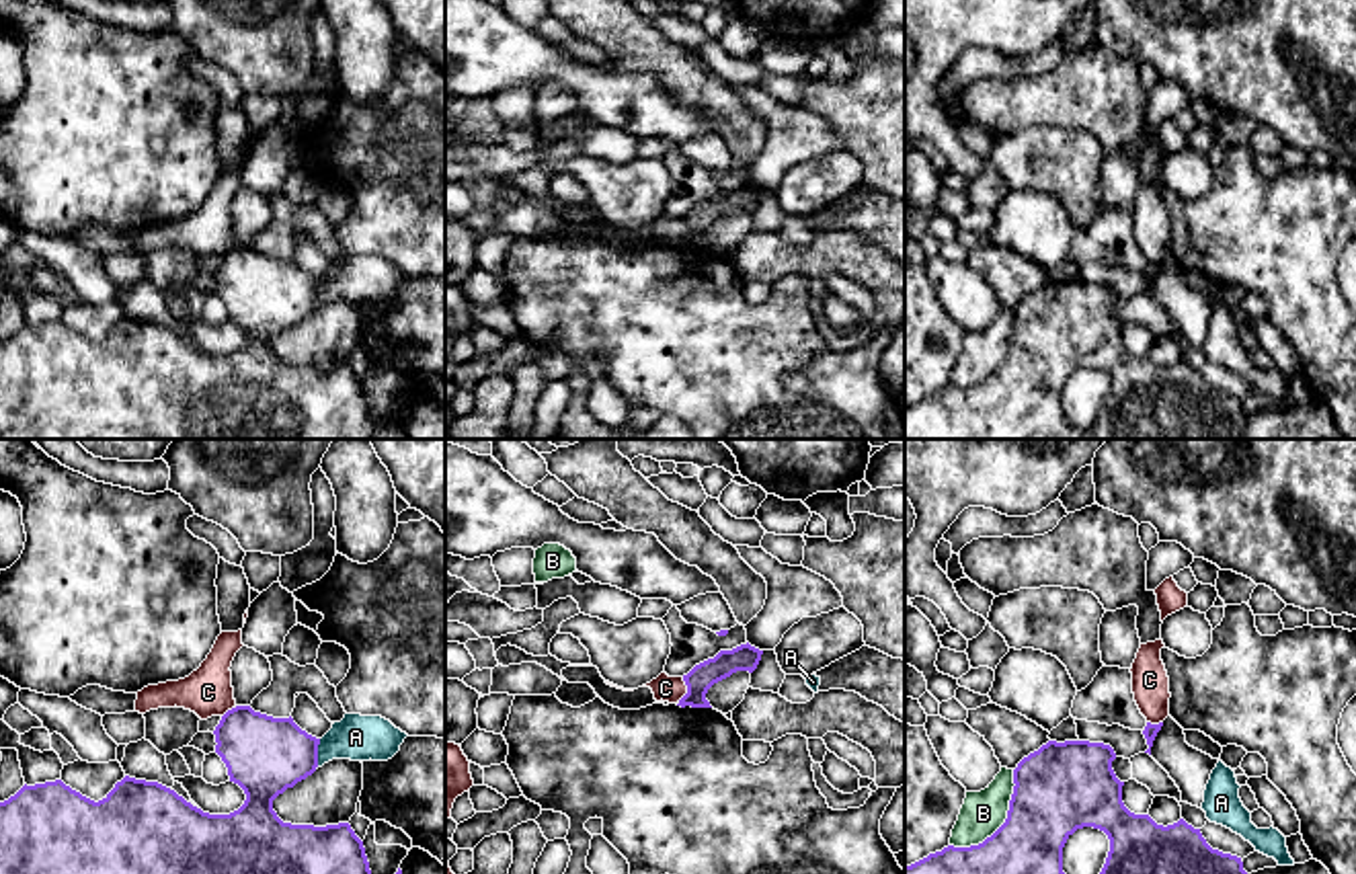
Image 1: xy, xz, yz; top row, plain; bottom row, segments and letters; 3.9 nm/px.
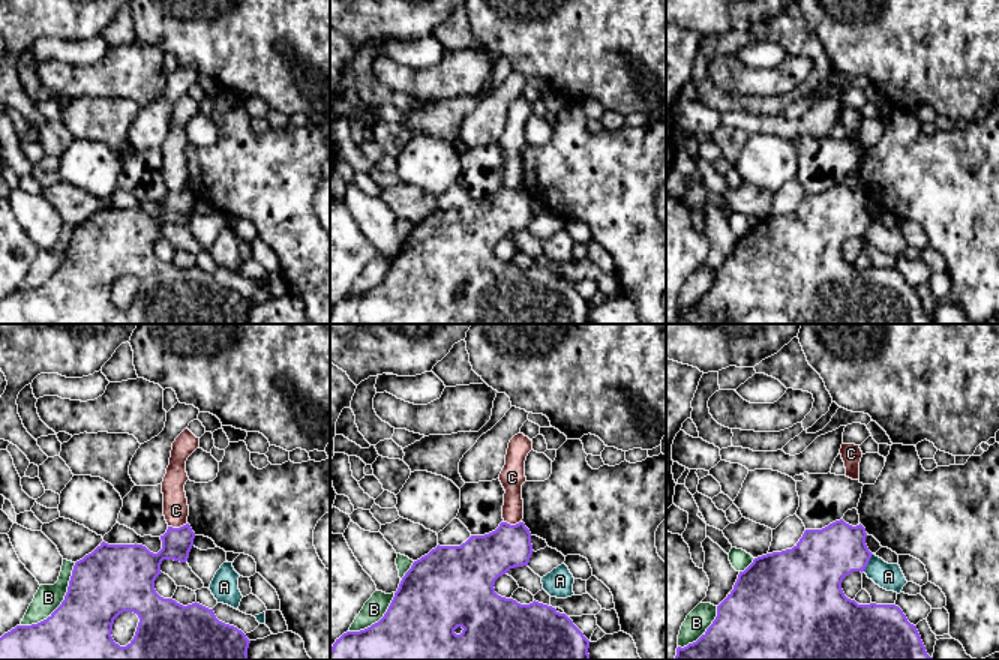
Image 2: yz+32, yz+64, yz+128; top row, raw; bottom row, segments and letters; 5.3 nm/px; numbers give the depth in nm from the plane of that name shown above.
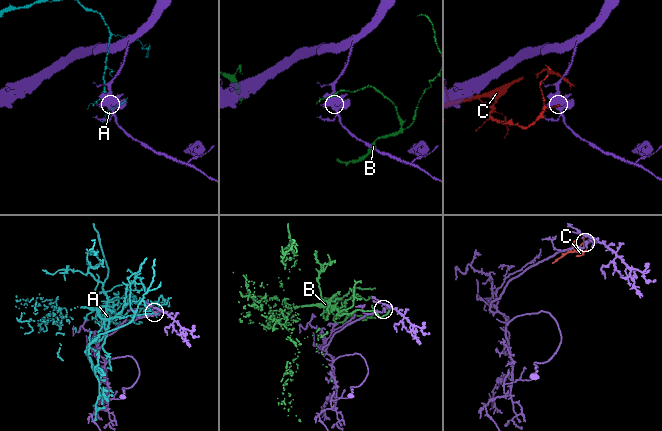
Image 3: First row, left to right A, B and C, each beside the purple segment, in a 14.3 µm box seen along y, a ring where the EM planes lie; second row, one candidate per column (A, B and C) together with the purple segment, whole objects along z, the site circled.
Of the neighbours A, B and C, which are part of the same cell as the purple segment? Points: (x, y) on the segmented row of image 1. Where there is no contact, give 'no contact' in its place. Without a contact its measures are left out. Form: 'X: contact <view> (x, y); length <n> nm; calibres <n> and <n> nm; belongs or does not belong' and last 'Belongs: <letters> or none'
A: contact xy (316, 753); length 120 nm; calibres 320 and 180 nm; does not belong
B: contact yz (1004, 823); length 400 nm; calibres 340 and 170 nm; does not belong
C: contact xz (688, 692); length 110 nm; calibres 100 and 100 nm; does not belong
Belongs: none

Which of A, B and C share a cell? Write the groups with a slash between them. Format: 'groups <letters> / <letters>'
groups A / B / C

